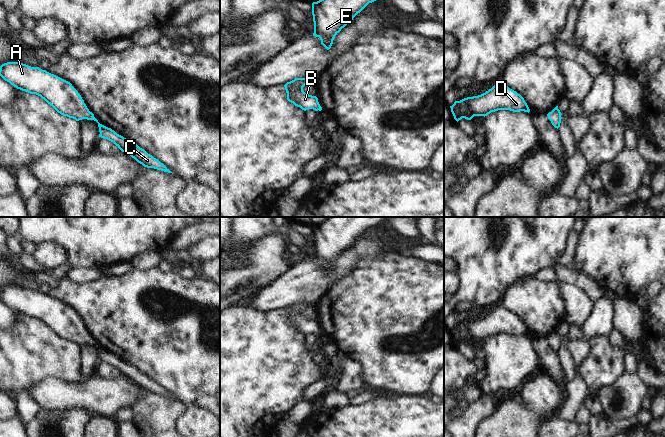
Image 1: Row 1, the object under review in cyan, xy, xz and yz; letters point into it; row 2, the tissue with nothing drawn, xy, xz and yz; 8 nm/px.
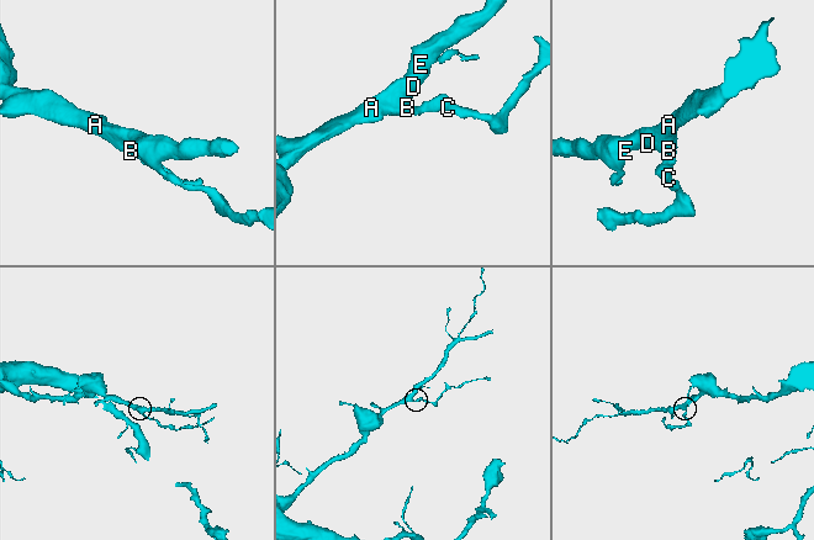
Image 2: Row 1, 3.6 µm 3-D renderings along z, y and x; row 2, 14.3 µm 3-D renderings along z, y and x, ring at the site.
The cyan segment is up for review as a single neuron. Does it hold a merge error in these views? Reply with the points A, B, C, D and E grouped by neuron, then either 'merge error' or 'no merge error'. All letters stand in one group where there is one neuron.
A B C D E; no merge error

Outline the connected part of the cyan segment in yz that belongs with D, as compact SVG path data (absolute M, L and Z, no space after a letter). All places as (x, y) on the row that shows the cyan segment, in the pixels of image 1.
M504 82L496 83L485 93L455 101L450 106L454 119L458 122L462 118L471 120L474 116L487 116L498 110L513 112L530 112L524 98L510 89Z

